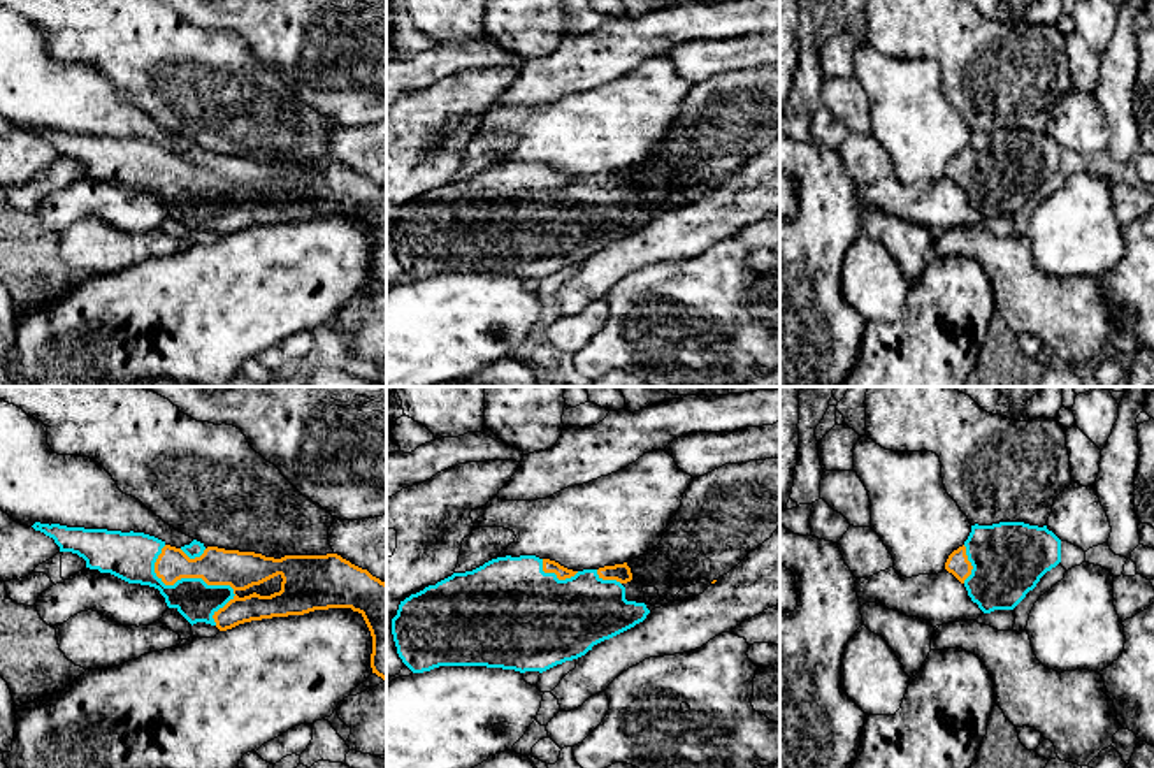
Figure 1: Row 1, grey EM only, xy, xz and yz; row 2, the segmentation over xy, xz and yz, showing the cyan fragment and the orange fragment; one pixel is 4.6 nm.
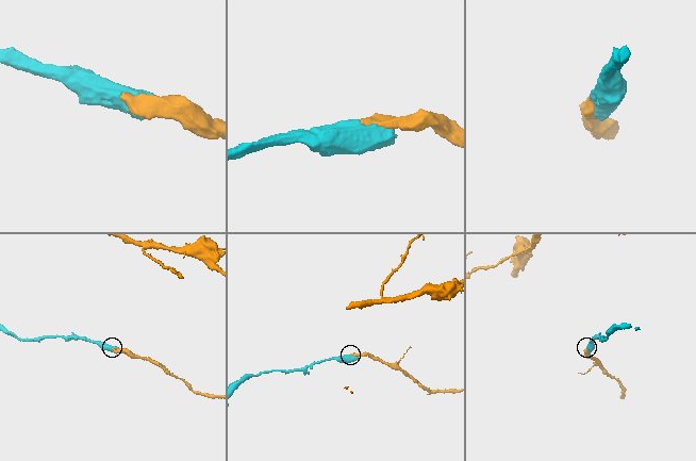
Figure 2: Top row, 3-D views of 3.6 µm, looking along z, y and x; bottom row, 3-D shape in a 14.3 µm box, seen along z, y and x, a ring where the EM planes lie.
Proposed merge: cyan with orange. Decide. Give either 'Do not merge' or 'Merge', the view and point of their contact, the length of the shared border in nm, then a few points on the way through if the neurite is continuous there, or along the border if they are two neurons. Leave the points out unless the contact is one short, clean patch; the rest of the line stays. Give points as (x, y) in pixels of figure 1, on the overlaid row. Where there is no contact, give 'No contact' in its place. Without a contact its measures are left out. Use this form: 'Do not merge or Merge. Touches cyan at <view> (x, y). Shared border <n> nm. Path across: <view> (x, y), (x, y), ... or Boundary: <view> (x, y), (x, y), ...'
Merge. Touches cyan at xy (197, 579). Shared border 440 nm

